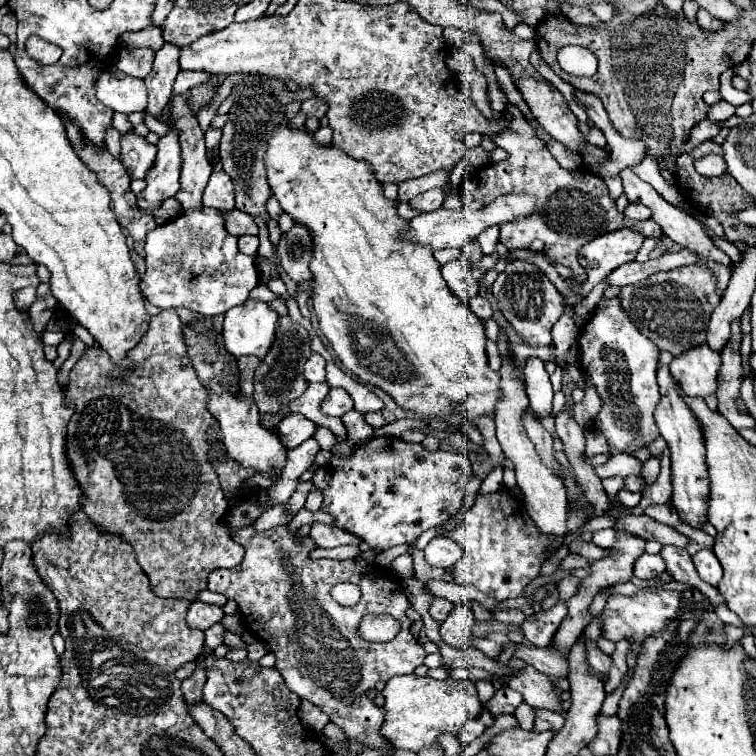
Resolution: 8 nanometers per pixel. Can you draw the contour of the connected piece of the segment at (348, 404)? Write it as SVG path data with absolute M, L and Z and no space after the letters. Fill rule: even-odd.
M330 389L328 397L324 399L324 413L330 413L334 417L342 417L344 413L348 413L354 407L352 397L344 391L344 389Z

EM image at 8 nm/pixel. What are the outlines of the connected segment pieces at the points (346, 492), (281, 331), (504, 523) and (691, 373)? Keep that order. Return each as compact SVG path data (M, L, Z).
M372 437L360 443L350 459L338 461L332 457L328 471L332 479L330 487L322 491L322 511L330 513L340 529L364 539L376 551L384 551L402 543L412 543L422 531L436 527L456 515L464 499L466 479L472 476L471 462L466 455L442 449L430 453L422 449L422 445L406 443L398 437Z
M278 315L276 339L254 373L254 401L260 413L278 413L284 405L288 405L288 401L294 401L308 389L308 381L304 379L304 363L312 355L310 343L312 337L302 325L294 323L290 315Z
M500 489L496 493L478 493L472 509L466 515L466 521L458 525L450 537L454 537L464 547L462 559L454 565L458 583L470 583L482 593L500 601L520 597L524 593L524 587L534 577L538 577L546 553L550 549L558 551L562 547L560 537L550 537L538 531L536 523L524 509L524 503L506 489Z
M706 343L688 349L670 363L672 377L682 385L686 395L706 397L718 387L720 355Z

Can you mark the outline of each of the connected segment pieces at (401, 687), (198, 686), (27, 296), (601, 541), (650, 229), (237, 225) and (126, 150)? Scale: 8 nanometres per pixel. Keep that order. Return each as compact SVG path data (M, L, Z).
M416 675L392 677L382 689L382 697L384 697L382 705L384 723L380 727L380 735L394 747L414 753L418 753L428 745L434 745L442 731L458 733L468 719L478 717L482 711L476 685L470 679L436 681L430 677L416 677Z
M198 665L196 673L190 679L182 681L186 705L196 705L202 699L202 687L204 687L204 669L200 669L200 665Z
M26 287L24 291L16 293L16 305L20 309L28 309L36 301L36 287Z
M602 529L596 531L592 537L592 543L598 547L610 547L616 541L616 529Z
M648 219L648 221L632 221L632 229L644 233L646 237L660 237L662 235L662 229L660 229L660 225L656 225L654 219Z
M238 209L222 211L224 213L224 227L228 233L240 237L240 235L258 235L258 225L248 213L242 213Z
M136 133L122 135L122 165L132 179L146 179L156 161L156 153L156 145L148 143L144 137L138 137Z

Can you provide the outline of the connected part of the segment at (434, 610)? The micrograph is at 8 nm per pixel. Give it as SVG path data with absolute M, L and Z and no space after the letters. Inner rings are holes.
M432 597L432 603L430 603L430 615L436 619L436 621L444 621L448 617L448 613L452 611L452 603L448 599L442 599L442 597Z

